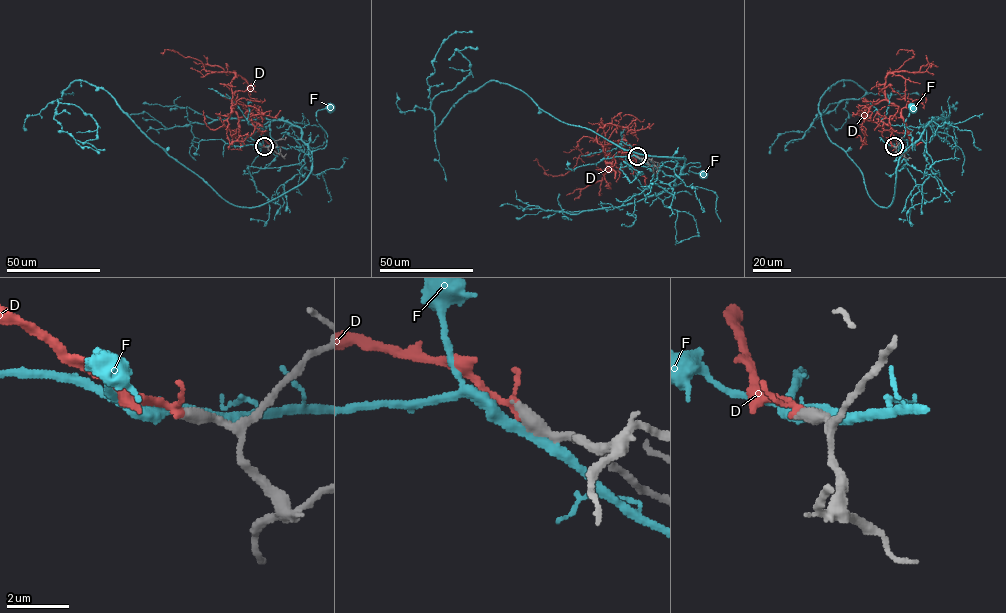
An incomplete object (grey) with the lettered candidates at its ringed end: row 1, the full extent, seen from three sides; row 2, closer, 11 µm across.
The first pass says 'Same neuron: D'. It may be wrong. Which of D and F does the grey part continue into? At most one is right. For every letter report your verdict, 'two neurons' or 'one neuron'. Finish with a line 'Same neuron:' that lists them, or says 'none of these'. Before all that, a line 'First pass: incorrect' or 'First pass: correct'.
First pass: correct
D: one neuron
F: two neurons
Same neuron: D

